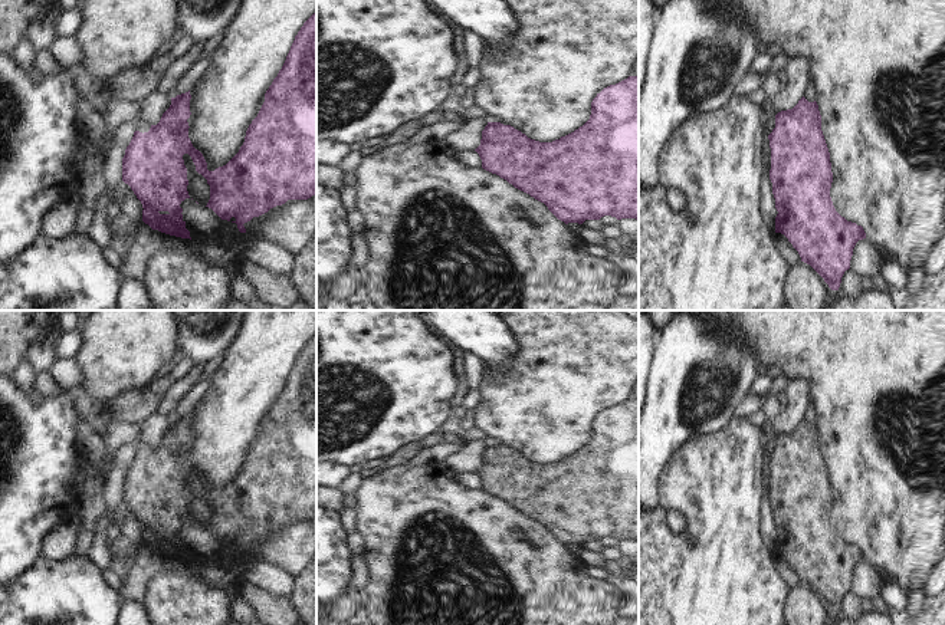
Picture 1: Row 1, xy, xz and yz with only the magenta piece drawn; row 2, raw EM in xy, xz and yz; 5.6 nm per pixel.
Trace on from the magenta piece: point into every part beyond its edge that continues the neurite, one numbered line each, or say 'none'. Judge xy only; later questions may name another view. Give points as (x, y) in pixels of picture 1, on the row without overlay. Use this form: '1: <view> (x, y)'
1: xy (143, 448)

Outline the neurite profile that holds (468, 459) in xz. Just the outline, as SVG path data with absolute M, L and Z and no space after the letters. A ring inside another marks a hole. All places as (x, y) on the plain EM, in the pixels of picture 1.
M469 435L465 445L452 453L442 463L452 473L475 473L480 467L482 453L488 441L478 435Z

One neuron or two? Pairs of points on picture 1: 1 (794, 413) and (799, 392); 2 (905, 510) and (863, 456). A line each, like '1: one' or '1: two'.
1: one
2: one

